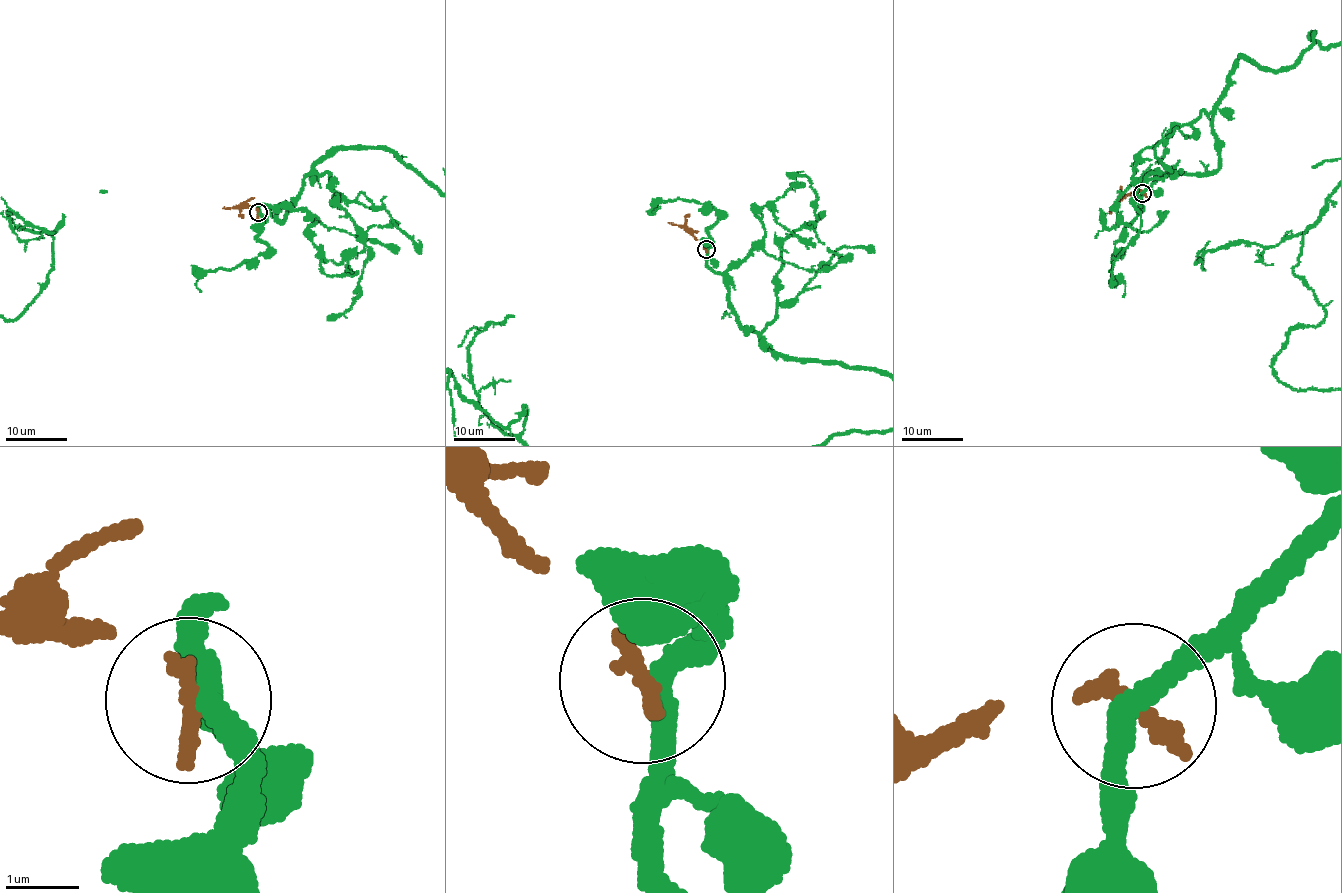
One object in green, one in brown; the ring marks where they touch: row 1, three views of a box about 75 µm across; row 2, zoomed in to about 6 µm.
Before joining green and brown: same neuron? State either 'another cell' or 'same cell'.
another cell

